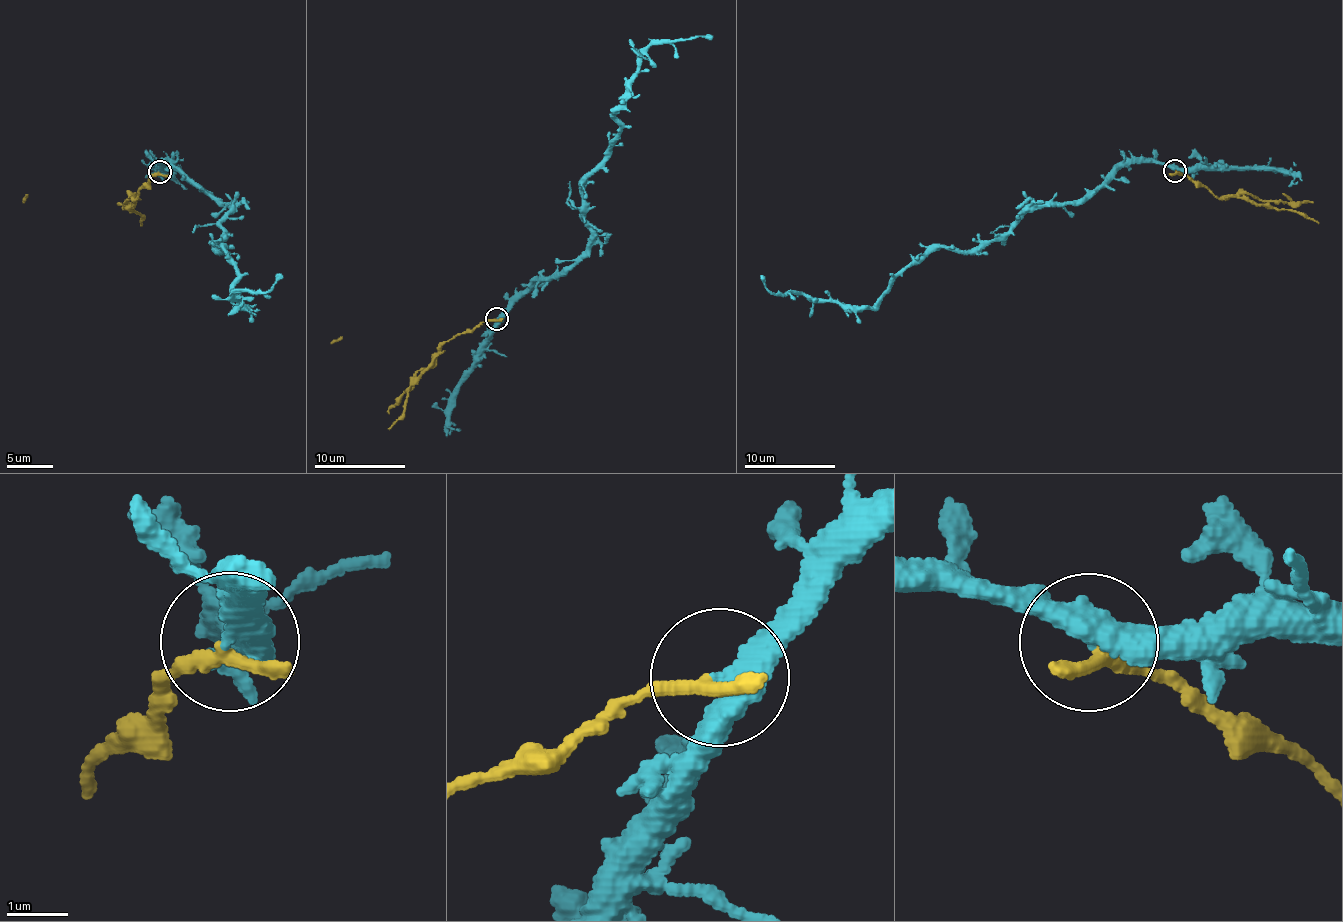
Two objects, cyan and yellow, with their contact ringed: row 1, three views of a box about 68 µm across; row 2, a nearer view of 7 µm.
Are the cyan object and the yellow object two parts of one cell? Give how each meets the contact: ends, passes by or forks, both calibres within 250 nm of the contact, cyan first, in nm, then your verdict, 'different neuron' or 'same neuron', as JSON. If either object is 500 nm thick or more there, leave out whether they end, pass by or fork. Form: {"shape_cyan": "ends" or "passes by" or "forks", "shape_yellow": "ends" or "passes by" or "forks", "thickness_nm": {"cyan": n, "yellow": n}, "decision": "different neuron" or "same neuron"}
{"shape_cyan": "passes by", "shape_yellow": "passes by", "thickness_nm": {"cyan": 440, "yellow": 190}, "decision": "different neuron"}

